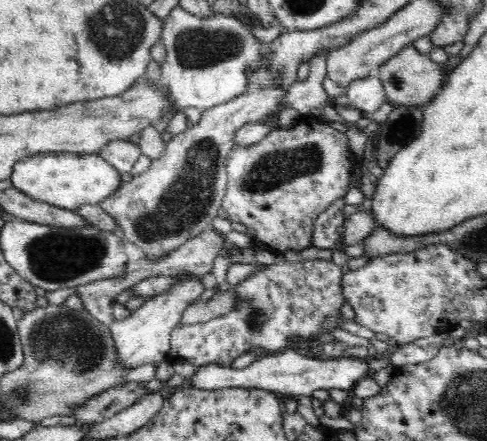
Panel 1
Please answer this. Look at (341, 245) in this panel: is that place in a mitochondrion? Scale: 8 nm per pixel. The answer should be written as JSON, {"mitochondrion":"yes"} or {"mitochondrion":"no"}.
{"mitochondrion":"no"}

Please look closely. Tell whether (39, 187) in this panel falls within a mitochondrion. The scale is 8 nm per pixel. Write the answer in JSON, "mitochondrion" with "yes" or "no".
{"mitochondrion":"no"}

